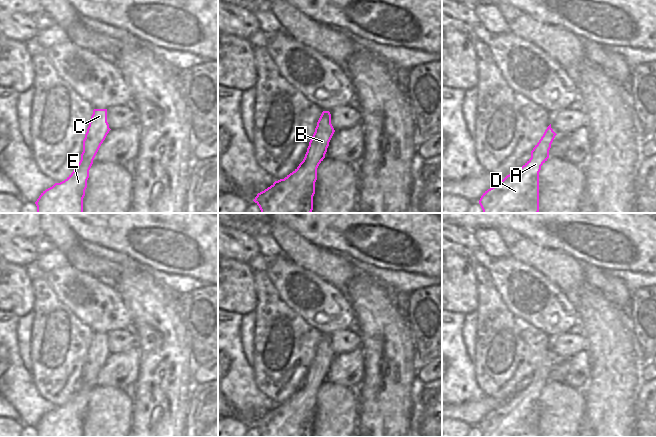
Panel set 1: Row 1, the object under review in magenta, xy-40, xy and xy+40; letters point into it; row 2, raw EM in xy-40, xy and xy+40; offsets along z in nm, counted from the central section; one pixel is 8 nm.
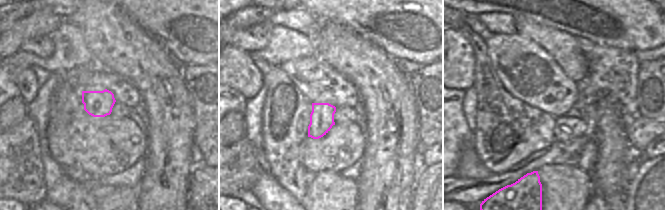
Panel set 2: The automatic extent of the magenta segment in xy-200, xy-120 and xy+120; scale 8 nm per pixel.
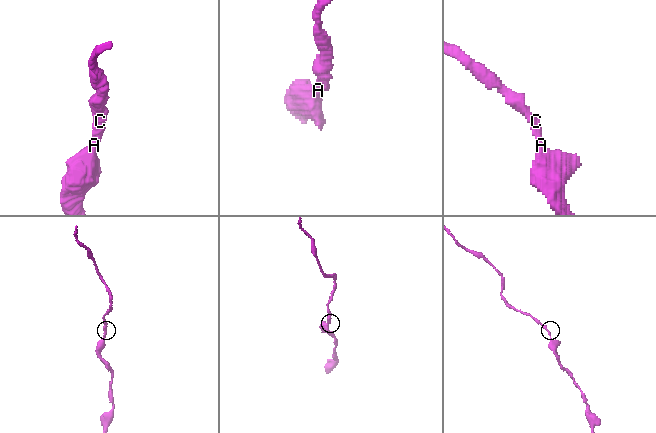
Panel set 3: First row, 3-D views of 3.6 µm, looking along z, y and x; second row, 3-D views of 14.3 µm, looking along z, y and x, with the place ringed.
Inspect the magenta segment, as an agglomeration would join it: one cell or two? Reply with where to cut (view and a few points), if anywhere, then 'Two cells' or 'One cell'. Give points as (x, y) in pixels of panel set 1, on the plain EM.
No split. One cell.

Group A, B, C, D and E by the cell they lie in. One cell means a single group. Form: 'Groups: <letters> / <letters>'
Groups: A B C D E.

